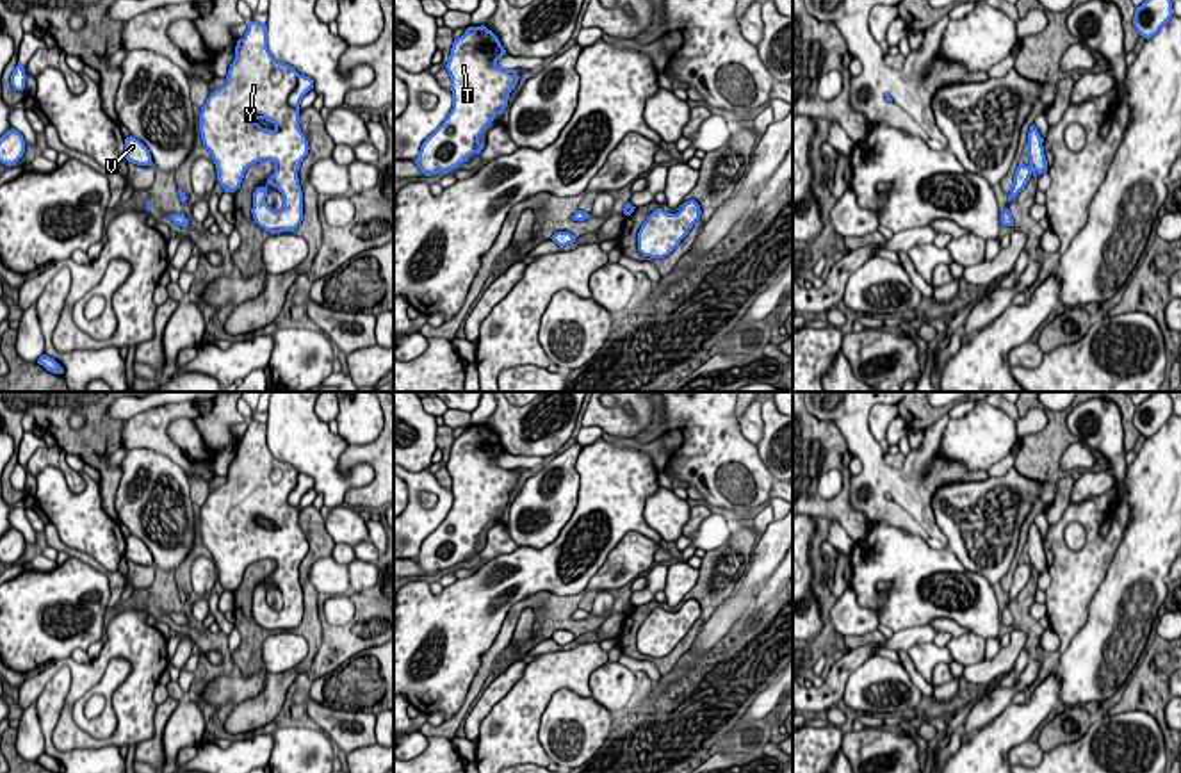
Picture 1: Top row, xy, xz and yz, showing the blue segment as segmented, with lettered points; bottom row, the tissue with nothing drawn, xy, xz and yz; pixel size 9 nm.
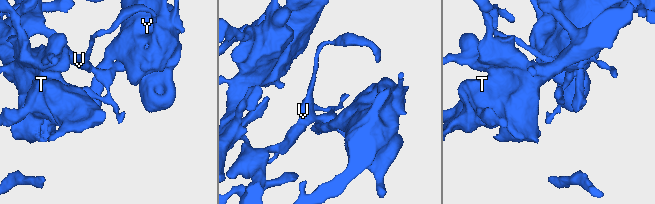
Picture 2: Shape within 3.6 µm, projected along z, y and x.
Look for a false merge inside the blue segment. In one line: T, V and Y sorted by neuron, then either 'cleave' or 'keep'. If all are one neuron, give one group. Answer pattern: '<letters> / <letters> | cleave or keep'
T Y / V | cleave

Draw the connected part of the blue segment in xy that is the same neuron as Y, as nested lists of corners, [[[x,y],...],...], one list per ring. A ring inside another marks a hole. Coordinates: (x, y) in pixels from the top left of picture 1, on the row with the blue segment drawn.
[[[249,21],[244,37],[237,41],[235,59],[230,64],[226,84],[210,93],[200,112],[201,141],[212,155],[217,169],[217,182],[224,192],[233,194],[240,187],[249,166],[262,160],[271,160],[274,164],[274,173],[269,176],[267,185],[255,189],[251,208],[255,223],[271,233],[294,232],[303,221],[303,191],[297,171],[310,146],[299,128],[299,103],[310,89],[314,89],[314,80],[310,77],[299,75],[292,66],[271,55],[267,48],[267,25]],[[269,185],[276,187],[283,196],[283,208],[280,212],[273,210],[265,201]]]

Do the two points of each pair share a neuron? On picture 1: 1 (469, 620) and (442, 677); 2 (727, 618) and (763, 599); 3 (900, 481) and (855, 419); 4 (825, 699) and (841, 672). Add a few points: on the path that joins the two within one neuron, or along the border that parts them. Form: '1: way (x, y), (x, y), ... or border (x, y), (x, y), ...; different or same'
1: way (455, 634), (447, 645), (447, 663); same
2: border (757, 593), (733, 633); different
3: way (882, 471), (859, 437); same
4: way (830, 691), (836, 679); same

